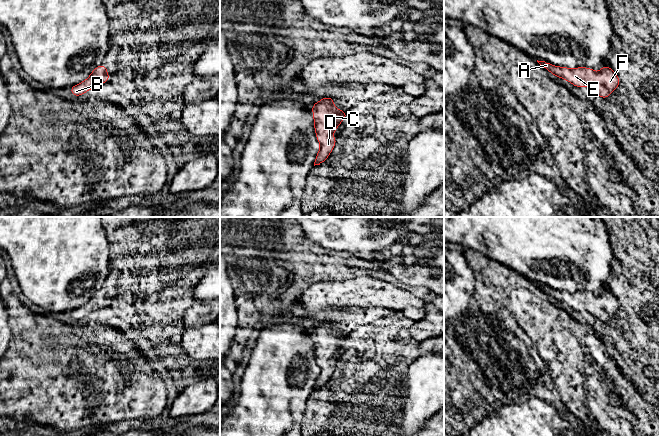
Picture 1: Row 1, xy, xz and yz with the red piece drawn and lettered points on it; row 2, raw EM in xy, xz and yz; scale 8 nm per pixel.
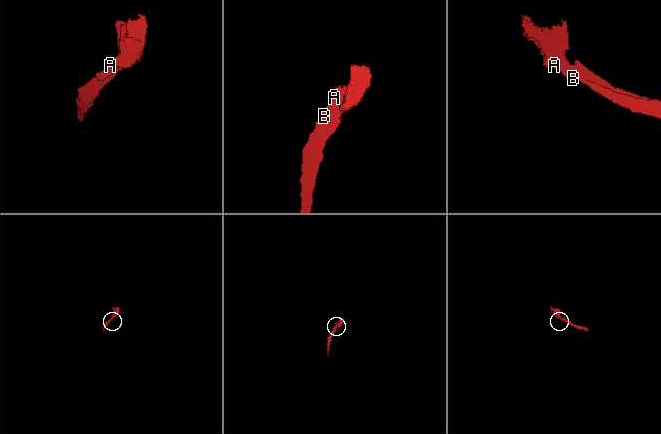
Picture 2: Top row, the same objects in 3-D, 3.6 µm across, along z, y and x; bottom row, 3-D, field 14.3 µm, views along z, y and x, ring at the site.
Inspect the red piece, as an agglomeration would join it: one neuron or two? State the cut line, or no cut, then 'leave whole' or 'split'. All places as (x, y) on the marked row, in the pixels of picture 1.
cut none; leave whole

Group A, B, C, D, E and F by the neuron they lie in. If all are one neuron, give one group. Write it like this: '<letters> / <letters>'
A B C D E F

